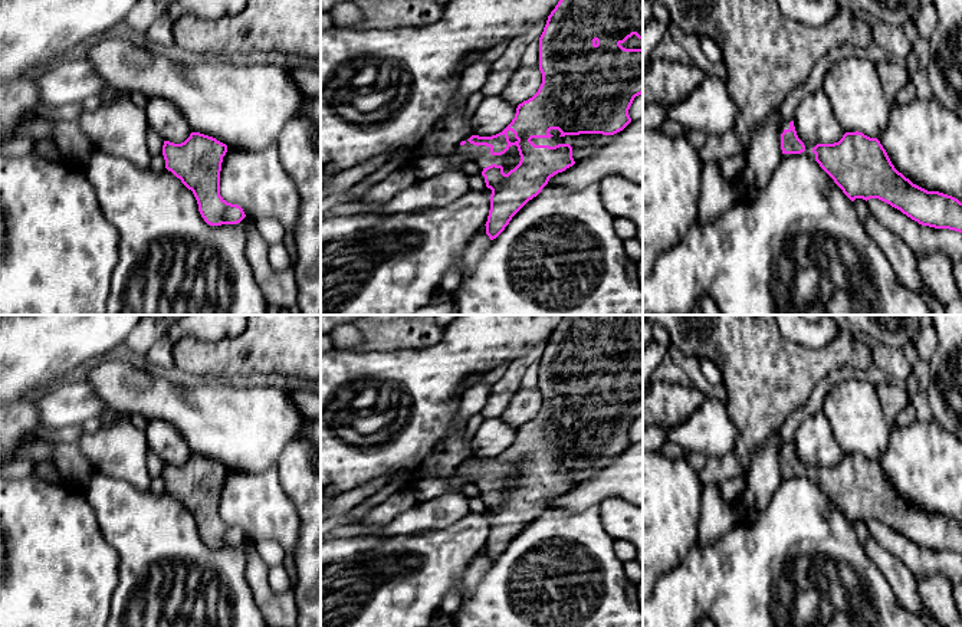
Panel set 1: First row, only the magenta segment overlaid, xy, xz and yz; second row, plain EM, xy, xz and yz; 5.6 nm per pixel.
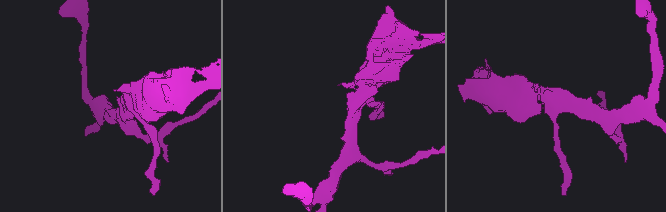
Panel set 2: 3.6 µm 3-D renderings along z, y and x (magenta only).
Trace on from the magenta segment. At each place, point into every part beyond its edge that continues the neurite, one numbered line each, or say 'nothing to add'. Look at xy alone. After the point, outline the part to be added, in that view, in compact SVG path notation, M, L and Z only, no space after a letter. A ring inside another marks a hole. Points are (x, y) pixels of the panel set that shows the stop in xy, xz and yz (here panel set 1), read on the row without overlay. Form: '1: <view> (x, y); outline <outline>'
nothing to add

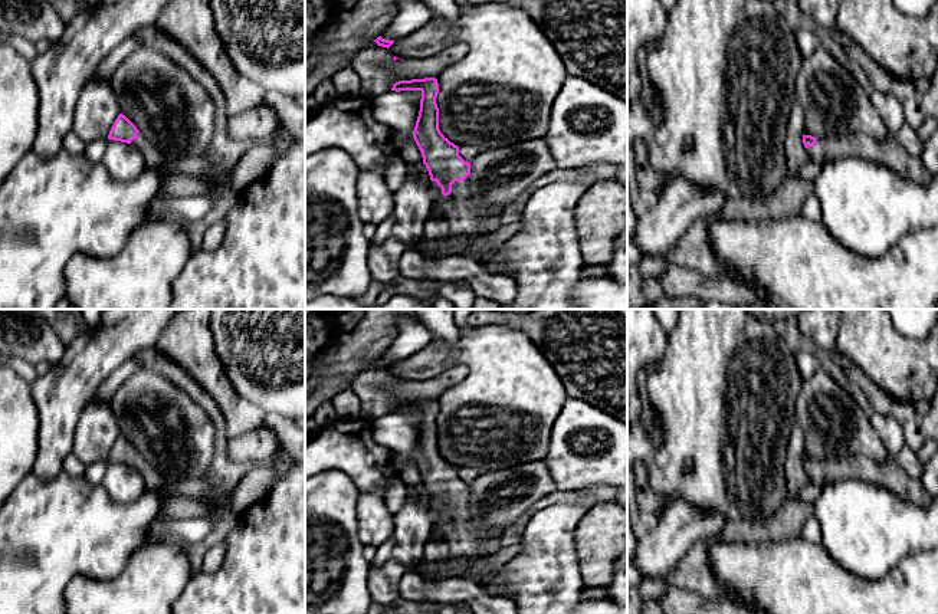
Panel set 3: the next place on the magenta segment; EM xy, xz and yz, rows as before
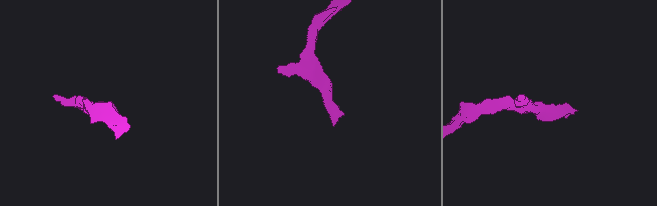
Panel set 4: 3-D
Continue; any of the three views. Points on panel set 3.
1: xz (465, 539); outline M470 498L463 503L455 503L452 506L452 515L443 518L442 532L455 556L472 559L468 571L460 577L472 578L481 585L485 585L492 577L496 577L501 569L493 574L475 575L473 567L481 558L502 549L499 544L501 532L478 529L472 523L469 509Z

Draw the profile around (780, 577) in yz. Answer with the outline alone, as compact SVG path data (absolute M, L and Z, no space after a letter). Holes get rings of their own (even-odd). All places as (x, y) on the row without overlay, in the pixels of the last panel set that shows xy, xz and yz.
M803 538L732 544L715 541L709 548L709 567L714 577L734 590L744 605L757 607L765 614L938 614L938 546L908 554L880 581L869 581L839 565L821 544Z

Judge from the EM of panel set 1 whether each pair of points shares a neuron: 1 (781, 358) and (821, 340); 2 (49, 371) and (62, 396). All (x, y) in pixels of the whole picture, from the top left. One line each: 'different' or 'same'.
1: different
2: different

